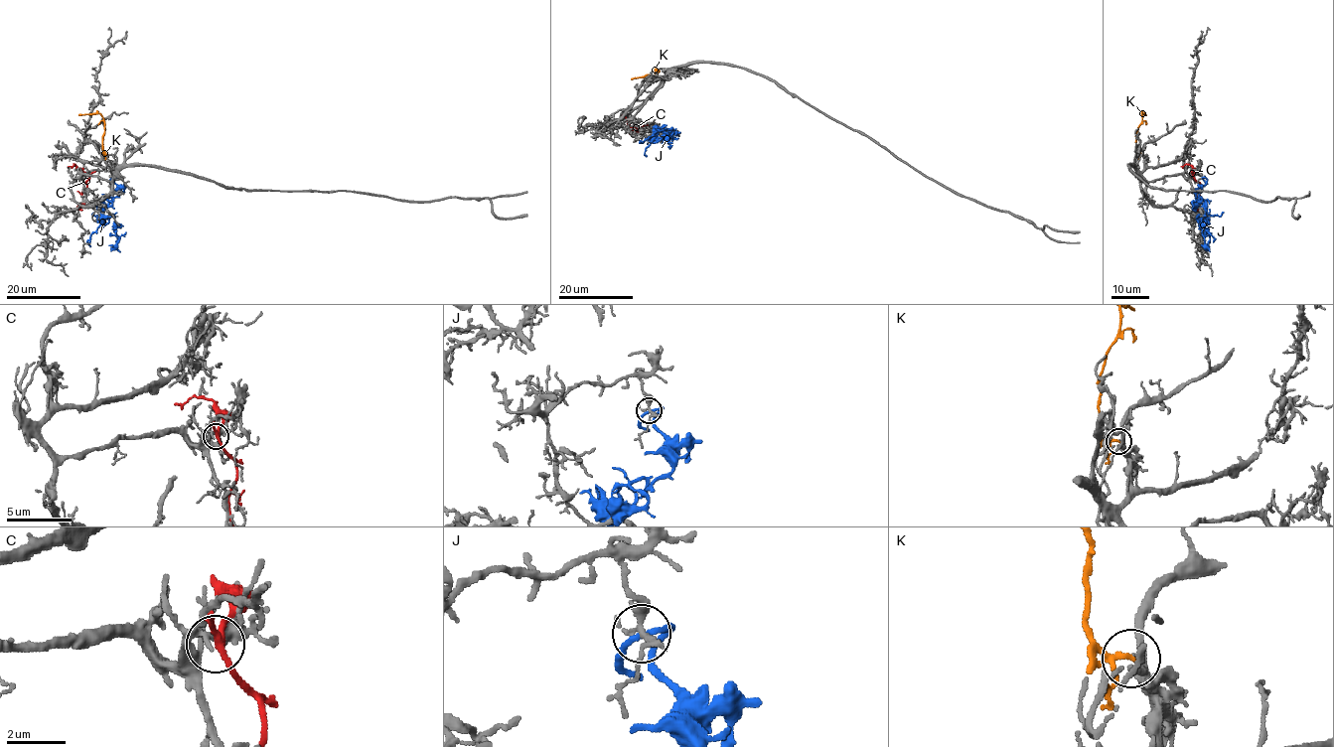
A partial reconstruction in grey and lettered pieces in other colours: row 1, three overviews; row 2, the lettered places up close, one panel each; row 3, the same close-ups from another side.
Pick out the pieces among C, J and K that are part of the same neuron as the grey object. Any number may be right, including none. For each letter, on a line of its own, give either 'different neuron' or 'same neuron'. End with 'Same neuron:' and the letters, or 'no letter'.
C: different neuron
J: different neuron
K: same neuron
Same neuron: K

